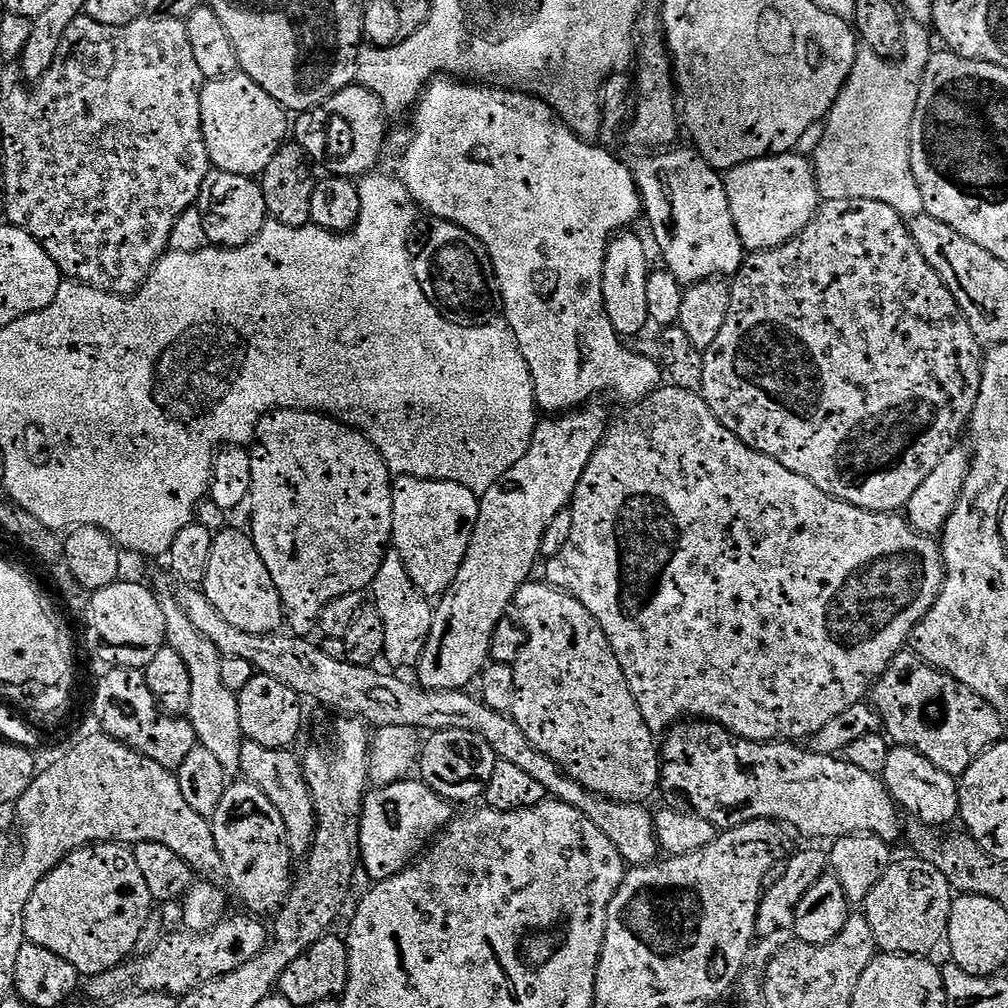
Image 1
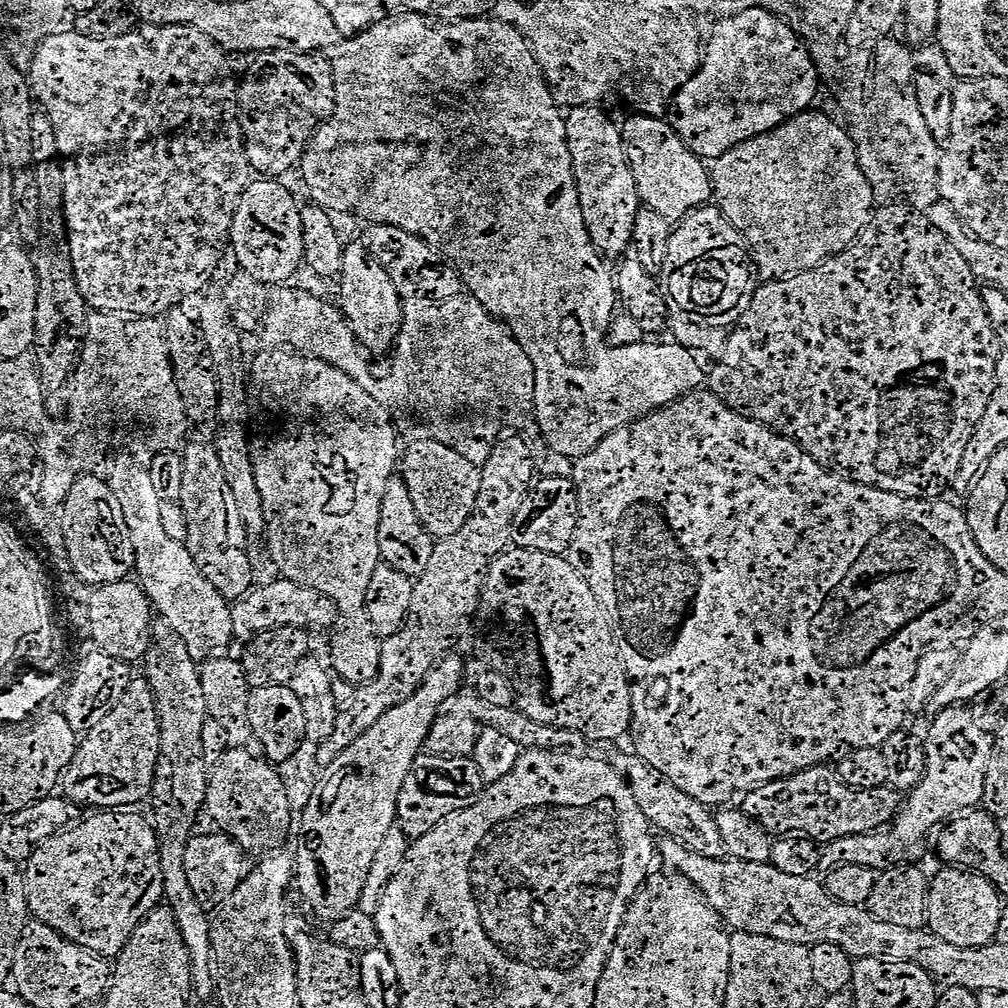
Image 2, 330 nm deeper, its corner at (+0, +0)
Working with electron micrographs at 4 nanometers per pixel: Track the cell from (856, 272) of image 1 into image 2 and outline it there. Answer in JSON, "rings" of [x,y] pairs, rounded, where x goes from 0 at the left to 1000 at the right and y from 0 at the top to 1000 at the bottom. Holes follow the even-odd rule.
{"rings":[[[888,204],[874,205],[866,214],[863,224],[855,232],[853,239],[842,250],[836,250],[834,254],[826,254],[820,262],[816,262],[808,270],[801,270],[798,274],[788,274],[784,278],[775,278],[773,282],[763,282],[751,289],[748,300],[744,300],[744,304],[740,304],[740,312],[733,313],[725,322],[724,328],[721,330],[722,342],[718,352],[705,362],[704,387],[737,417],[744,417],[748,421],[756,421],[767,427],[777,429],[779,433],[785,433],[791,440],[797,442],[798,447],[804,450],[804,454],[808,454],[808,458],[812,458],[822,468],[828,468],[830,472],[836,472],[837,475],[845,476],[848,480],[879,486],[883,490],[891,490],[904,496],[927,496],[936,493],[938,491],[937,483],[939,480],[941,483],[948,475],[950,466],[954,462],[954,453],[958,450],[958,442],[962,438],[962,435],[966,435],[966,423],[970,423],[970,419],[974,415],[974,407],[978,407],[978,399],[982,395],[984,385],[988,382],[988,364],[990,363],[994,342],[992,333],[988,329],[989,320],[984,316],[984,307],[981,299],[976,299],[976,293],[978,293],[977,287],[972,279],[968,277],[966,268],[962,268],[958,256],[954,256],[954,248],[950,248],[950,244],[946,244],[946,240],[942,240],[942,236],[938,236],[938,232],[935,232],[935,228],[928,226],[916,209]]]}

